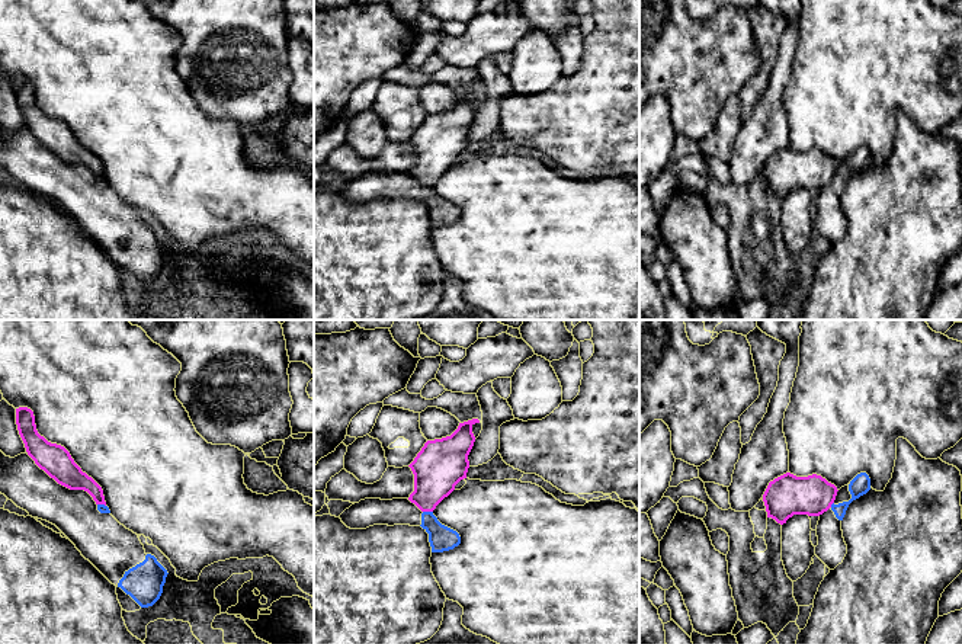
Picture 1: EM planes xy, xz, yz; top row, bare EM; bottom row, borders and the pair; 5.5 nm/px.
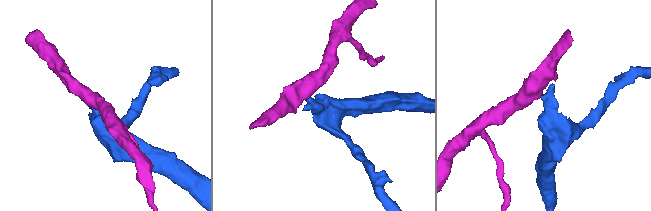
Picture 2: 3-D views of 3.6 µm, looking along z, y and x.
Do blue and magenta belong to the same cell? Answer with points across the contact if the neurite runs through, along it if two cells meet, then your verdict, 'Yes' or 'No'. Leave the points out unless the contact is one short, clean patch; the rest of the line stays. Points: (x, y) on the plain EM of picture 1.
Boundary: xz (423, 185), (432, 186). No

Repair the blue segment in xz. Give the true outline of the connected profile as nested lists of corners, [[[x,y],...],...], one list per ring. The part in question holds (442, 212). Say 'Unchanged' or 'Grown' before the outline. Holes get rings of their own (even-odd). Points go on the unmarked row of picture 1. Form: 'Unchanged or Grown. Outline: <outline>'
Grown. Outline: [[[365,173],[352,179],[339,192],[350,204],[366,204],[373,199],[421,201],[429,208],[432,227],[449,225],[461,218],[456,205],[442,199],[433,186],[421,186],[408,173]]]

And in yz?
Grown. Outline: [[[866,147],[857,148],[847,160],[837,166],[831,182],[820,189],[817,199],[818,220],[815,230],[834,244],[843,237],[847,228],[847,220],[843,212],[841,195],[849,179],[870,164],[870,153]]]

